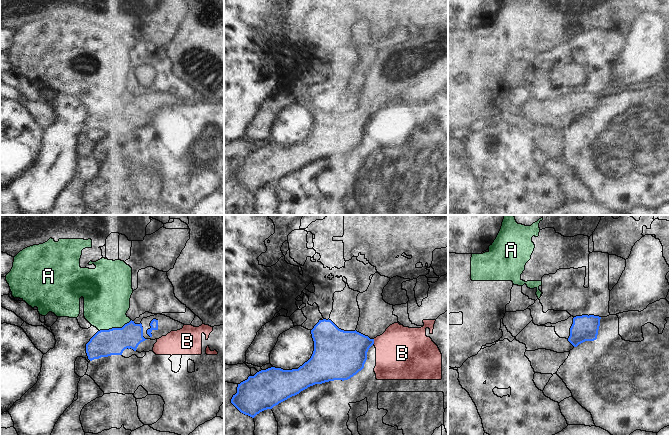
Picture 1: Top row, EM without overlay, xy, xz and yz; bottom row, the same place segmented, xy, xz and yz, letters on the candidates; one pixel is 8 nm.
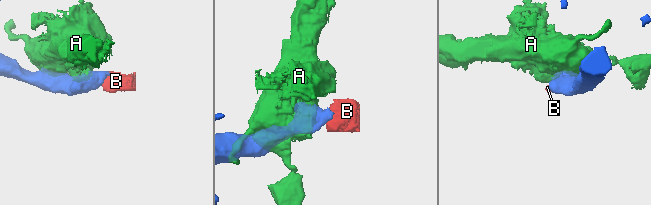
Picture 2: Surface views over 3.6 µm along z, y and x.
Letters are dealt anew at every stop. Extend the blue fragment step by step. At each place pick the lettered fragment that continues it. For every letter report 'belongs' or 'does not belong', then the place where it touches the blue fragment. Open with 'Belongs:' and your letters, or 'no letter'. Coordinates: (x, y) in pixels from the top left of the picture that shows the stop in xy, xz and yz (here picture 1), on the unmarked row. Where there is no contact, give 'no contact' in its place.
Belongs: no letter
A: does not belong | xy (115, 104)
B: does not belong | xz (373, 117)

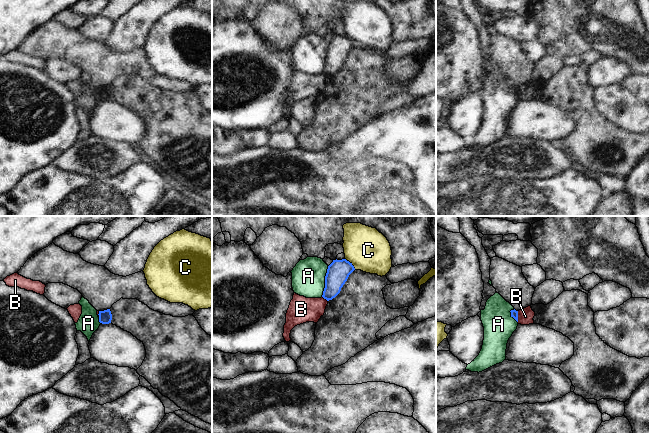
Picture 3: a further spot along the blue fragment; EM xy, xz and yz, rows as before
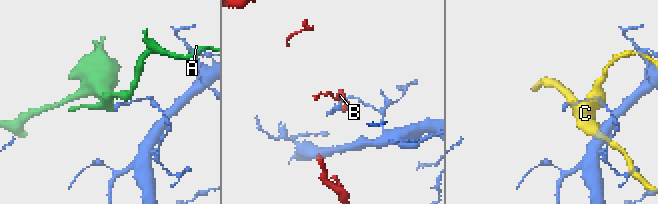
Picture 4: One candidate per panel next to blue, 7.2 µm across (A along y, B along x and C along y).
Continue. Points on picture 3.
Belongs: no letter
A: does not belong | xz (325, 57)
B: does not belong | yz (517, 92)
C: does not belong | xz (351, 40)

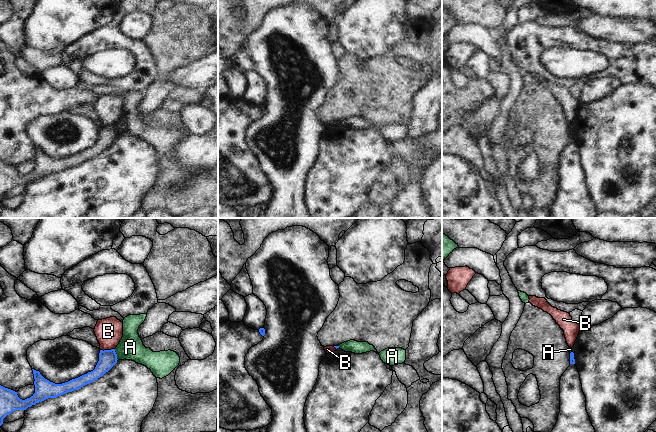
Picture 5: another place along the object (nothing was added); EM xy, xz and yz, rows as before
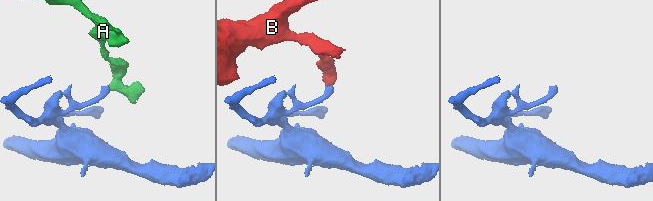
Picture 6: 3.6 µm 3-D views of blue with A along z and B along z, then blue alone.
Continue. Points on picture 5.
Belongs: no letter
A: does not belong | xy (116, 130)
B: does not belong | xy (107, 126)

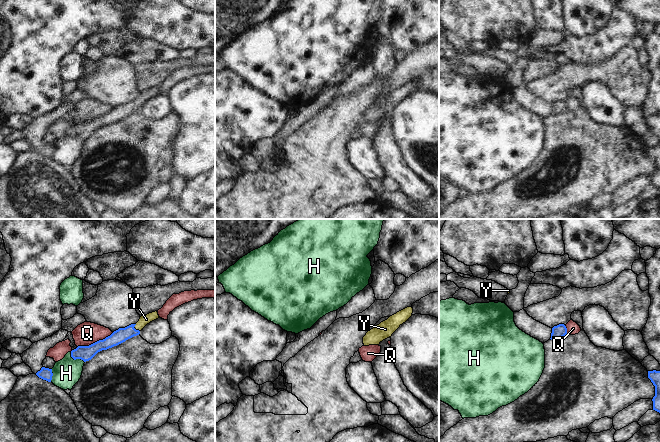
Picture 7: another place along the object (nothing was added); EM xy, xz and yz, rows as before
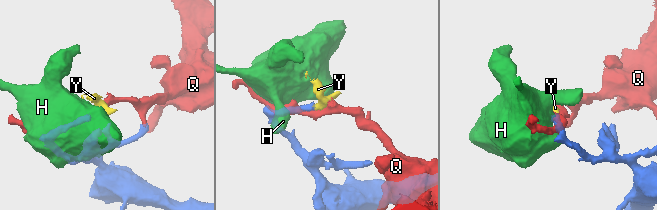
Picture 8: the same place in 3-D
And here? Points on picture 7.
Belongs: Y
H: does not belong | xy (76, 134)
Q: does not belong | xy (95, 118)
Y: belongs | xy (134, 104)

